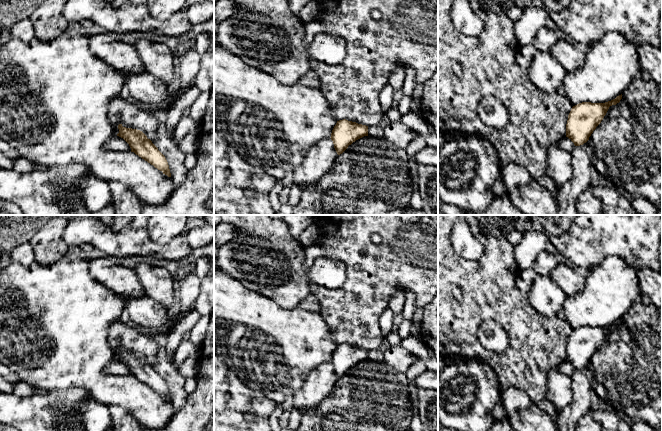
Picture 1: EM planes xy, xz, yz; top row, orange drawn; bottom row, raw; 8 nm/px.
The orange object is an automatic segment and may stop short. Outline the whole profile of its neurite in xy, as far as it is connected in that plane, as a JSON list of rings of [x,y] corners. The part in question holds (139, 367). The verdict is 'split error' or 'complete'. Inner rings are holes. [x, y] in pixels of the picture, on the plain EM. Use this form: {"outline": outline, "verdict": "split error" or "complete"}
{"outline": [[[118,349],[119,357],[117,360],[123,362],[130,370],[131,376],[153,389],[163,398],[171,401],[168,386],[165,380],[158,374],[150,363],[140,354],[123,351]]], "verdict": "complete"}

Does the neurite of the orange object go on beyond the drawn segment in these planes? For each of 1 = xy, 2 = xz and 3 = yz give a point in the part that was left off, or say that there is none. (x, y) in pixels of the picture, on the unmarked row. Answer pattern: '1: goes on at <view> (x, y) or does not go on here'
1: does not go on here
2: does not go on here
3: does not go on here

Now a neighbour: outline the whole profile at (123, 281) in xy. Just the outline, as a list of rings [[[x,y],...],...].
[[[107,256],[87,259],[90,275],[127,299],[146,295],[134,269],[117,265]]]

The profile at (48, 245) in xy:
[[[58,215],[35,233],[30,240],[35,262],[50,265],[66,256],[69,246],[65,243],[63,234],[68,222],[68,215]]]

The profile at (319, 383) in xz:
[[[326,362],[317,366],[306,376],[303,386],[293,394],[291,398],[293,407],[301,412],[317,407],[323,399],[329,397],[337,381],[338,378],[331,362]]]

